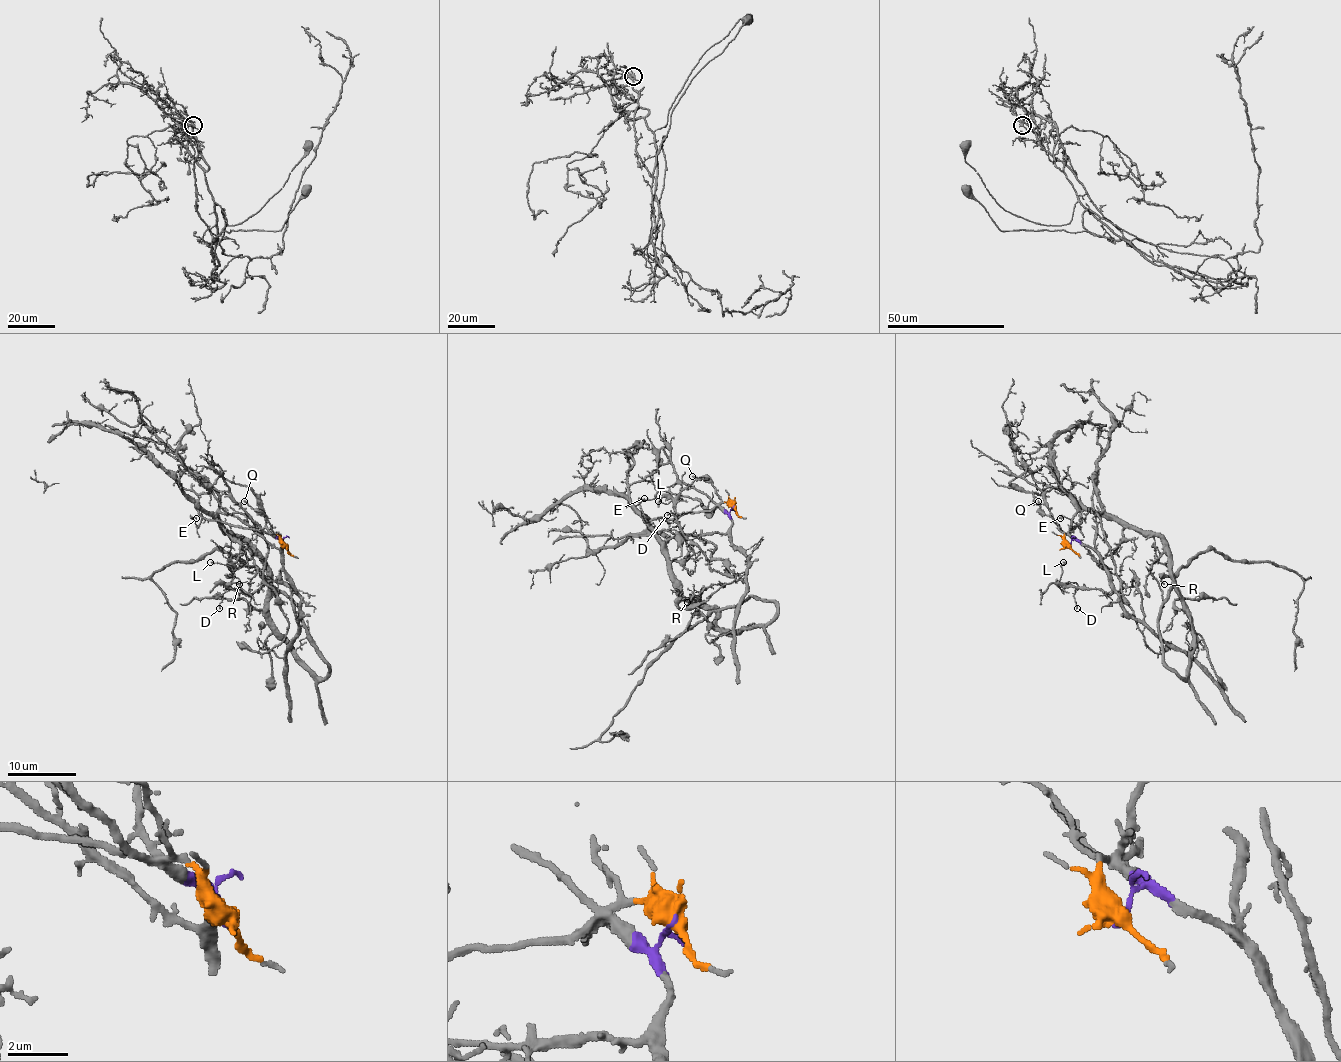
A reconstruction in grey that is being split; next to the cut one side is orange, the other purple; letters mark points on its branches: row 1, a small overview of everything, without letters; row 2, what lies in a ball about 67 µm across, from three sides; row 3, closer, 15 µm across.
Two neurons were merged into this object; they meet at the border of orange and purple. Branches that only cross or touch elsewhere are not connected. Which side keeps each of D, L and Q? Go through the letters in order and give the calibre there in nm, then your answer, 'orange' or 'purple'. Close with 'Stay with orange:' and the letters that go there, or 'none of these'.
D: 130 nm | purple
L: 90 nm | purple
Q: 140 nm | orange
Stay with orange: Q

